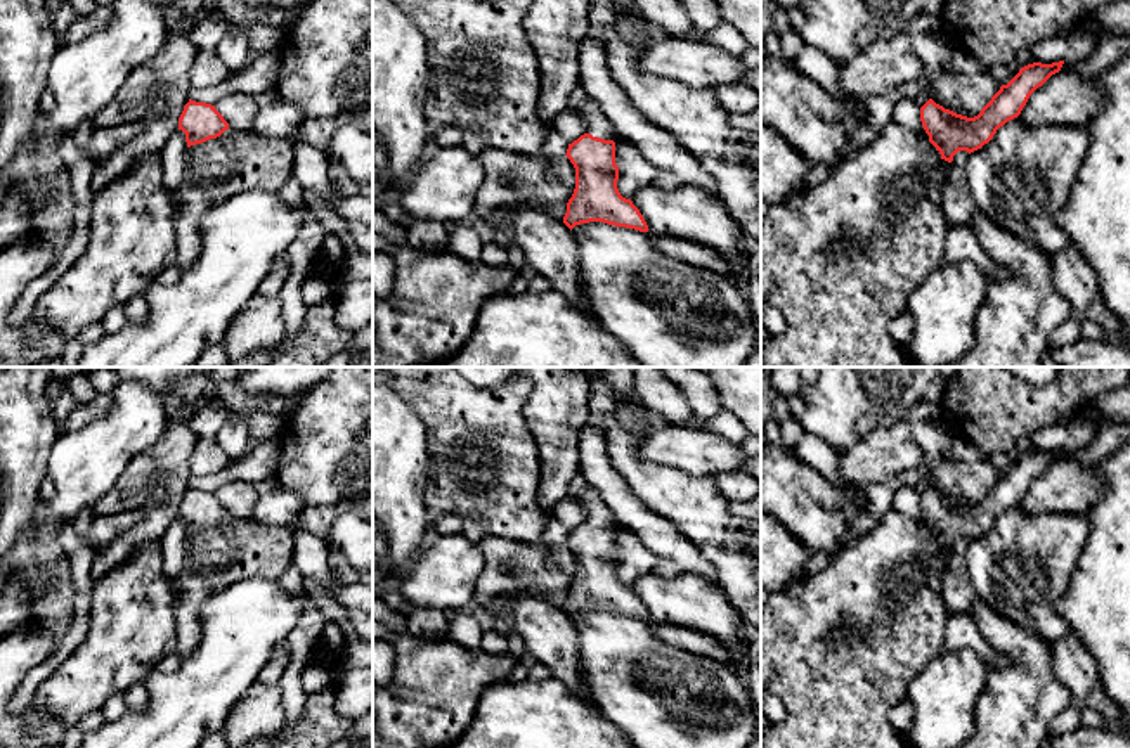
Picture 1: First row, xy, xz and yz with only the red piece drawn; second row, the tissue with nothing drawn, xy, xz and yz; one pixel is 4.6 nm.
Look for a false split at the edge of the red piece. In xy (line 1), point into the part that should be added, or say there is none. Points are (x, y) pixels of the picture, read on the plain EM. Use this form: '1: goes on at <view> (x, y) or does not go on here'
1: goes on at xy (236, 549)

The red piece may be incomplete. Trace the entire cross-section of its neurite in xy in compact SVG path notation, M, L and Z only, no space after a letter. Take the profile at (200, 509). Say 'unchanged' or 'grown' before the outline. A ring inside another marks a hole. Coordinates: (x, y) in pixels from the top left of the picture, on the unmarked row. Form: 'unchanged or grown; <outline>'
grown; M191 488L179 506L185 521L184 568L175 585L177 648L189 656L201 639L201 606L227 585L279 577L295 563L295 540L288 526L232 518L215 493Z

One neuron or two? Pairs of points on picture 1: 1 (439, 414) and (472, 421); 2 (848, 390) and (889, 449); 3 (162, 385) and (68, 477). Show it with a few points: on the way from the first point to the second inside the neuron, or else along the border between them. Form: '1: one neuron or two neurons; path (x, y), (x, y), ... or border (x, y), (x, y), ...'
1: one neuron; path (448, 414), (456, 414), (463, 421)
2: two neurons; border (903, 418), (884, 426), (874, 426), (843, 451)
3: one neuron; path (139, 407), (90, 456)

